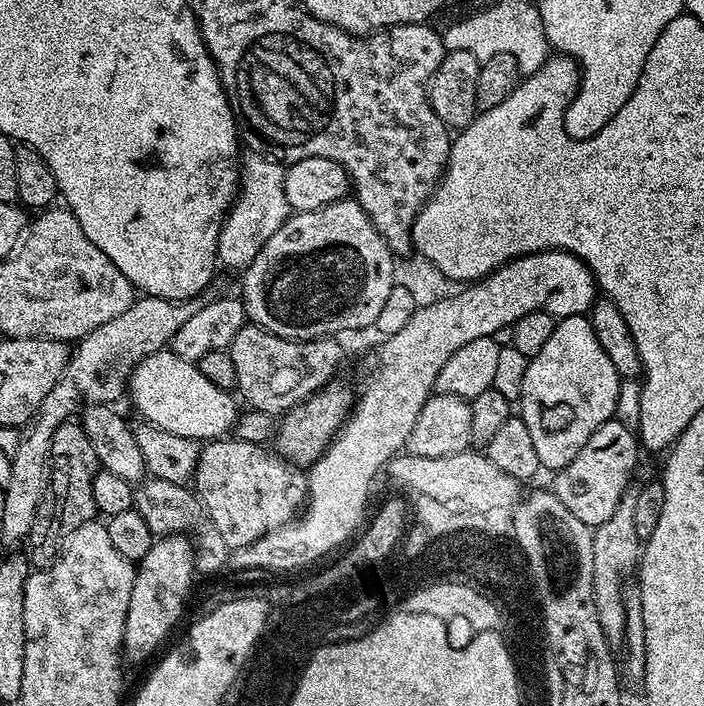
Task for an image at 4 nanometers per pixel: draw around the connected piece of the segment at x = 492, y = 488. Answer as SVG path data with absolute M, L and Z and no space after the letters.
M480 450L459 452L442 458L418 458L397 454L388 461L386 472L389 472L400 486L411 488L416 485L420 491L428 492L428 495L436 496L436 499L459 499L468 505L470 511L495 514L503 508L511 509L522 499L521 481L506 474L506 470L498 470L498 466L494 466L494 462L490 462L487 455Z

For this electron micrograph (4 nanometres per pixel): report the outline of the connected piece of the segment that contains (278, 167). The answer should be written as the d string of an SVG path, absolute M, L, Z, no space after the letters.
M245 149L241 153L237 197L220 228L217 257L230 268L247 268L261 246L277 233L291 214L291 208L286 202L285 165Z

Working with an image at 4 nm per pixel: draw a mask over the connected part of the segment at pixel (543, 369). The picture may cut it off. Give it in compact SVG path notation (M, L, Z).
M587 315L582 316L566 316L557 319L554 334L550 334L546 346L542 346L542 350L538 350L538 354L531 357L526 366L526 374L522 378L522 390L518 401L518 415L522 422L526 422L526 426L530 429L530 439L534 441L534 450L538 453L538 462L541 469L547 470L549 473L555 474L560 469L570 466L570 462L574 462L574 458L578 454L578 450L582 450L582 446L586 446L586 442L590 442L590 438L597 432L605 422L613 419L616 415L616 403L618 402L618 390L620 389L621 377L618 370L614 370L614 362L610 362L606 350L602 350L602 342L598 342L598 334L594 334L594 326L591 319Z

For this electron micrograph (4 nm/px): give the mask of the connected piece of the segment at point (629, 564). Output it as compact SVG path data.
M629 490L620 499L618 510L610 514L607 522L602 522L592 533L594 542L594 606L598 610L598 622L606 634L609 645L620 646L624 643L626 630L626 591L624 579L628 571L637 567L642 551L642 537L634 526L634 502L636 492Z

